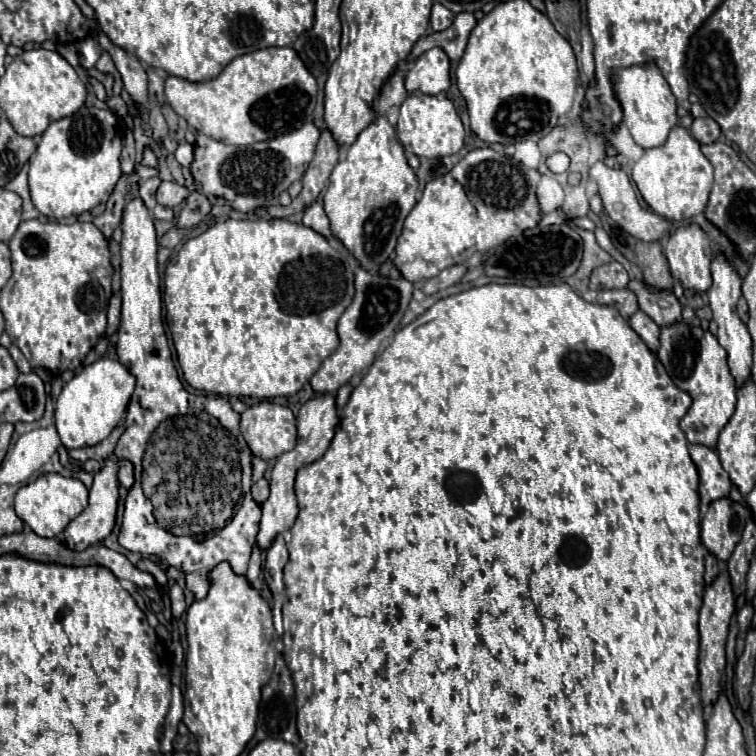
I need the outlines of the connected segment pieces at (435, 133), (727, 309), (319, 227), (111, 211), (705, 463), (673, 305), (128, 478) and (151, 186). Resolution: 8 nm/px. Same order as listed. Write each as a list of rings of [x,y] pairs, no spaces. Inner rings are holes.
[[[415,93],[415,95],[409,95],[401,105],[397,137],[407,153],[415,153],[417,157],[433,159],[433,157],[445,157],[445,155],[457,153],[463,147],[465,129],[463,129],[463,123],[455,111],[453,103],[447,97]]]
[[[715,257],[711,263],[711,275],[713,275],[713,285],[707,291],[709,297],[709,307],[713,311],[713,321],[719,325],[719,345],[727,351],[727,363],[731,369],[731,375],[737,383],[737,389],[741,389],[749,377],[751,377],[751,335],[745,327],[745,323],[737,315],[737,301],[741,297],[741,279],[733,271],[731,263],[725,261],[725,257]]]
[[[313,203],[311,207],[307,207],[303,211],[303,225],[321,233],[323,237],[331,237],[331,229],[329,229],[329,219],[323,211],[321,203]]]
[[[119,181],[115,191],[111,193],[109,201],[107,201],[107,209],[105,213],[101,213],[99,217],[93,219],[93,223],[101,229],[101,233],[109,239],[113,229],[121,225],[121,217],[123,217],[123,207],[125,207],[125,195],[127,195],[127,183]]]
[[[691,445],[689,447],[691,459],[697,465],[699,471],[699,497],[703,505],[711,505],[715,499],[729,497],[731,481],[725,469],[719,463],[719,457],[713,449],[703,447],[703,445]]]
[[[633,279],[629,289],[637,293],[639,309],[645,311],[659,327],[669,327],[671,323],[681,321],[681,305],[673,293],[653,291],[641,279]]]
[[[125,459],[119,461],[119,473],[117,473],[117,477],[119,477],[119,483],[125,489],[131,489],[131,485],[133,485],[133,465],[131,465],[131,461],[125,461]]]
[[[151,177],[151,179],[143,181],[141,187],[139,187],[139,199],[143,201],[143,205],[145,205],[149,211],[157,205],[157,203],[155,203],[155,193],[157,193],[159,183],[161,183],[159,177]]]

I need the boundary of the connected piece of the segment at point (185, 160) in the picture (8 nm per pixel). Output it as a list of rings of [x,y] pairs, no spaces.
[[[181,143],[181,145],[177,145],[177,149],[175,149],[175,159],[181,163],[181,167],[189,167],[191,163],[193,163],[193,159],[195,159],[195,155],[193,155],[193,145],[189,145],[189,143]]]

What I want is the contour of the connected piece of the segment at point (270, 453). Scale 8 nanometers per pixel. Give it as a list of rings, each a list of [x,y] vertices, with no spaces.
[[[261,401],[241,413],[241,433],[253,455],[269,461],[295,447],[295,415],[289,407]]]

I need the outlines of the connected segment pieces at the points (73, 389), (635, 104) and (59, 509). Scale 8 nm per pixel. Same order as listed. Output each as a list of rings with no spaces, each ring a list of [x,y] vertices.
[[[99,359],[75,375],[55,403],[55,427],[65,449],[83,449],[101,443],[121,423],[133,389],[135,377],[113,359]]]
[[[633,65],[627,69],[619,69],[615,73],[615,93],[623,107],[623,123],[631,131],[635,143],[643,149],[659,147],[659,143],[667,139],[667,131],[671,131],[675,123],[679,123],[675,97],[655,65]]]
[[[47,473],[37,477],[33,483],[23,485],[15,495],[15,513],[29,525],[39,537],[59,537],[67,523],[87,507],[87,489],[73,477],[59,473]]]

